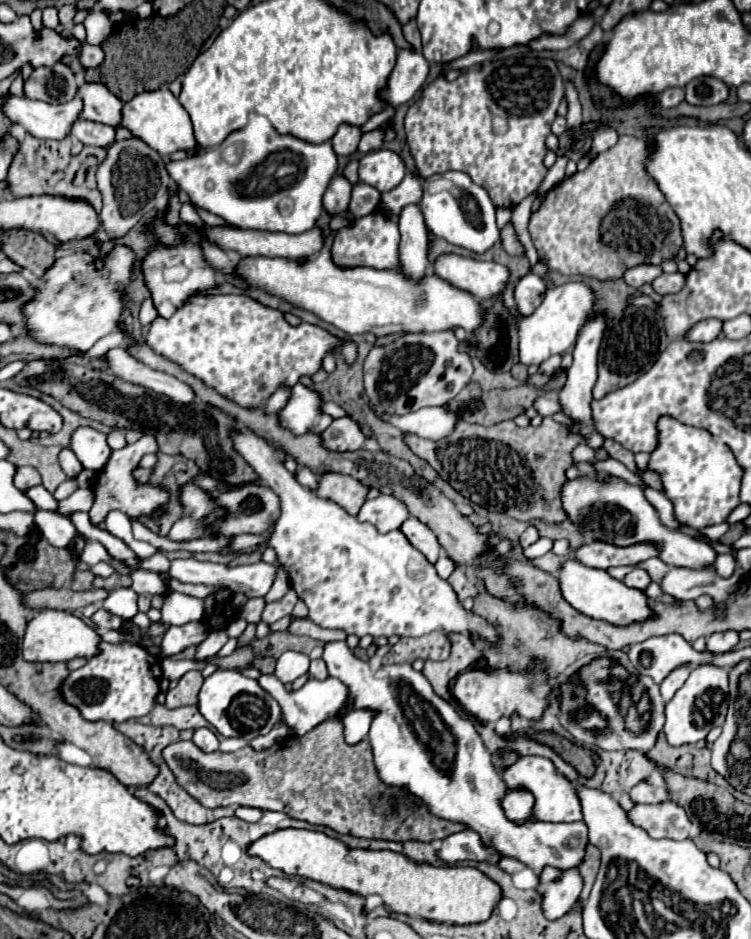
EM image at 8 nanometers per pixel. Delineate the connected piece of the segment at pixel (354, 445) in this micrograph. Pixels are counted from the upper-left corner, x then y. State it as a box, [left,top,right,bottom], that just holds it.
[323,417,365,451]

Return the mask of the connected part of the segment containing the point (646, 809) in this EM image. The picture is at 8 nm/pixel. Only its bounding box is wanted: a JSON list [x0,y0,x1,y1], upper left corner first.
[629,801,691,841]

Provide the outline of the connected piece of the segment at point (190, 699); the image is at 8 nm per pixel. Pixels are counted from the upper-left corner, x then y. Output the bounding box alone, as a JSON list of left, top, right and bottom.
[167,671,203,707]

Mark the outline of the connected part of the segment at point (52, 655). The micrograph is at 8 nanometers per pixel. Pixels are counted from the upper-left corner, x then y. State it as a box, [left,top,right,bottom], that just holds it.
[23,609,99,661]

